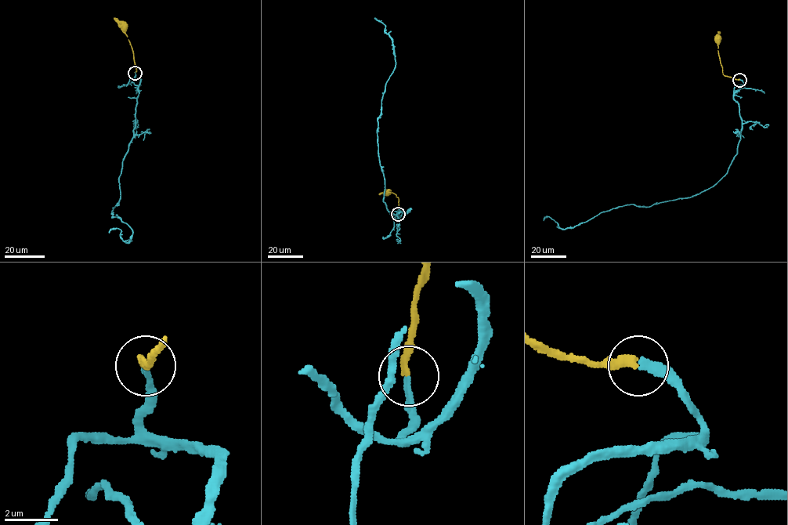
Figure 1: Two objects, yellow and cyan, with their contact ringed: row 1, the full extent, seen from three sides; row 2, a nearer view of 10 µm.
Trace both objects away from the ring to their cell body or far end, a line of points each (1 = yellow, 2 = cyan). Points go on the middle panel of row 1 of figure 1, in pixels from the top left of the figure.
1: (398, 214), (398, 197), (394, 193), (387, 192)
2: (398, 214), (398, 219), (402, 208), (397, 216), (384, 201), (377, 129), (395, 54), (385, 26), (374, 18)

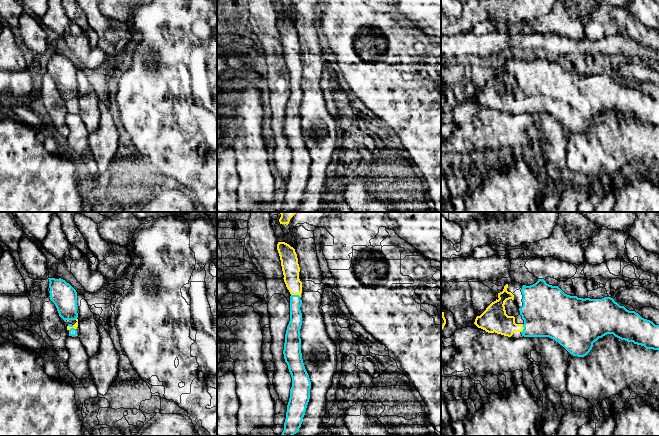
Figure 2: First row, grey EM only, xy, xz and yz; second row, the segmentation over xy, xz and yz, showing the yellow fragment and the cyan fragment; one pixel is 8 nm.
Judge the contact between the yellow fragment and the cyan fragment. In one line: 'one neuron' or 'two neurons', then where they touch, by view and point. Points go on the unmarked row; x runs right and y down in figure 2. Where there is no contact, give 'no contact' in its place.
one neuron | xz (296, 70)

